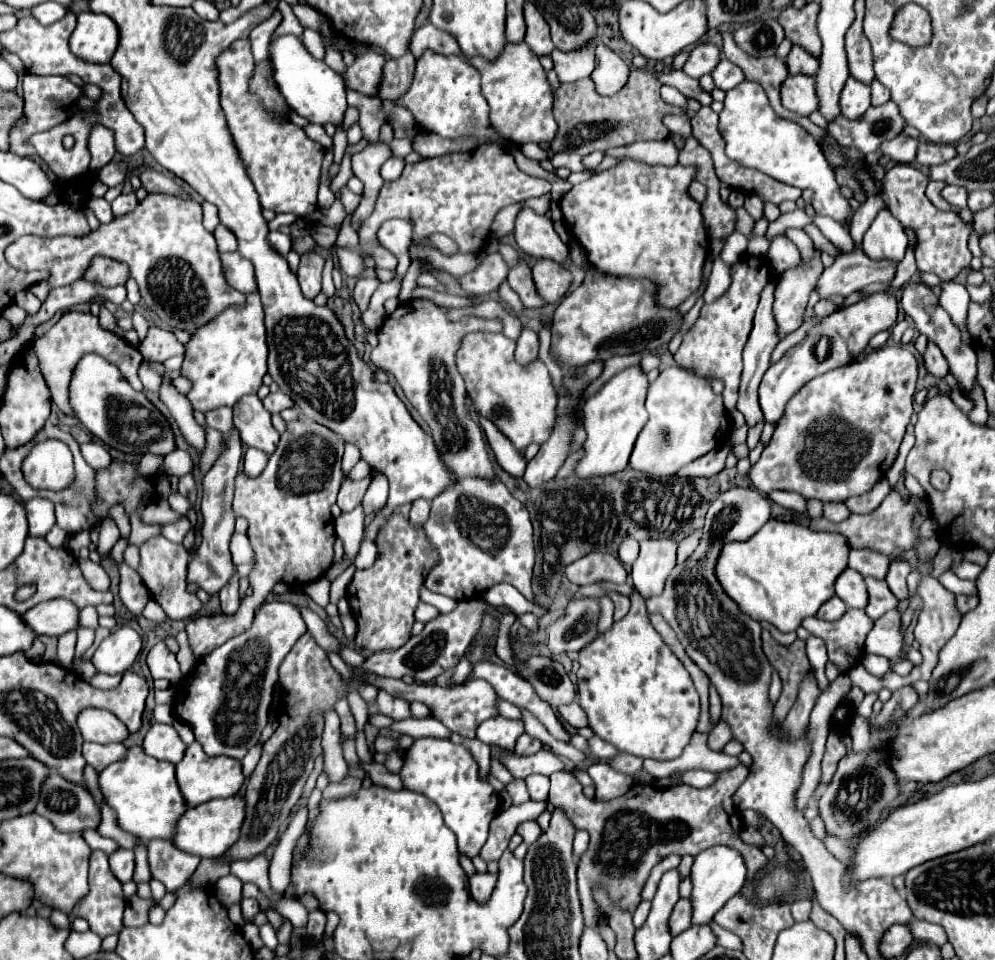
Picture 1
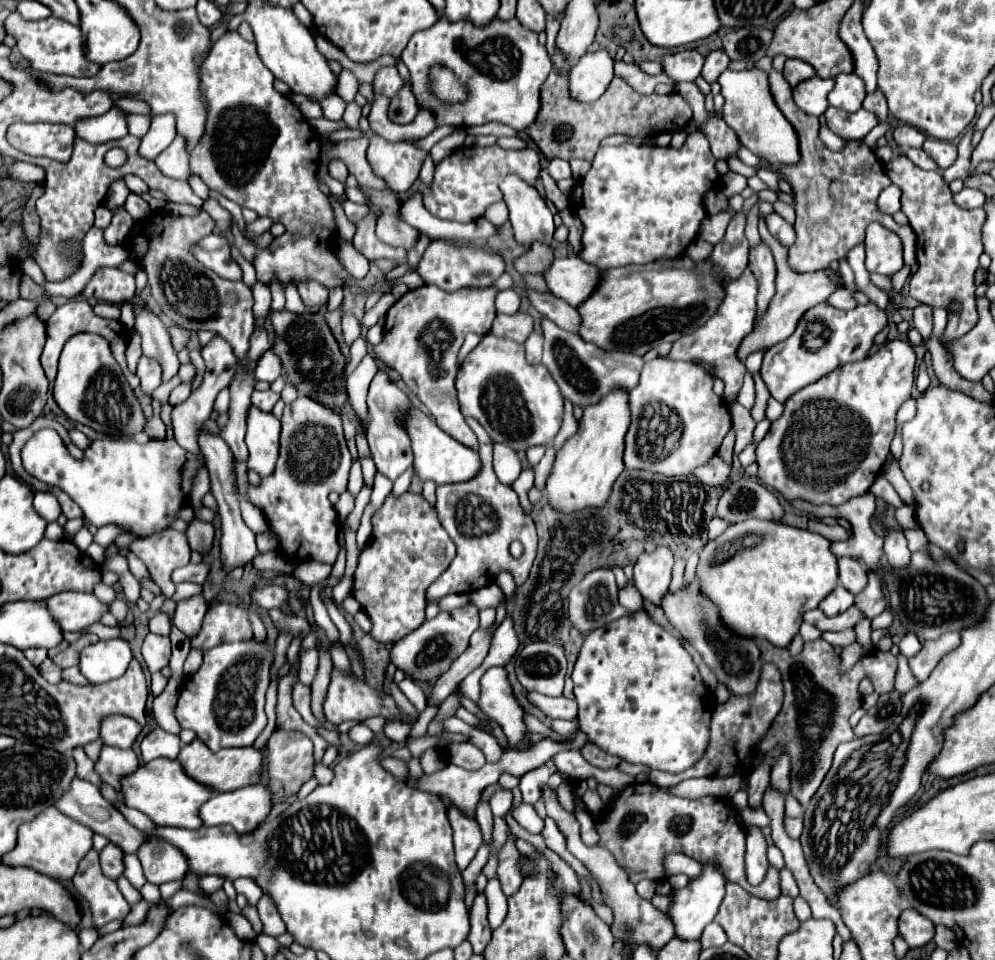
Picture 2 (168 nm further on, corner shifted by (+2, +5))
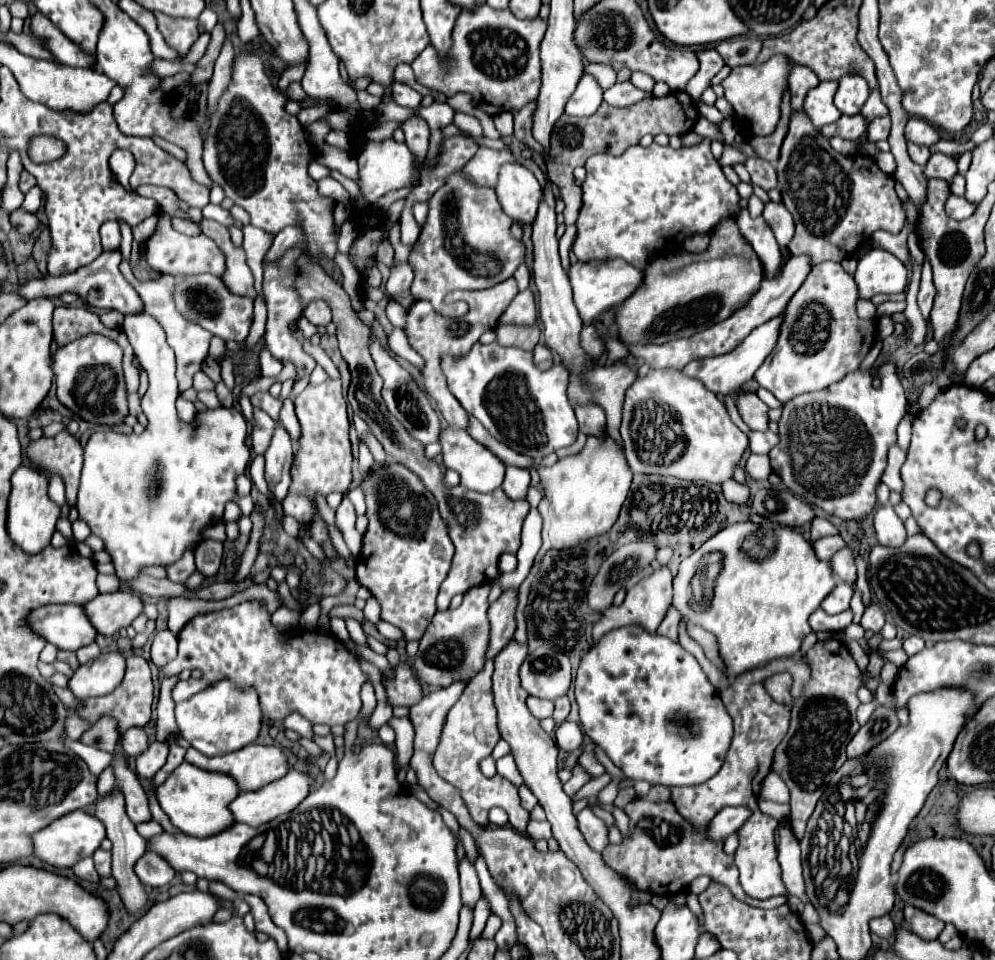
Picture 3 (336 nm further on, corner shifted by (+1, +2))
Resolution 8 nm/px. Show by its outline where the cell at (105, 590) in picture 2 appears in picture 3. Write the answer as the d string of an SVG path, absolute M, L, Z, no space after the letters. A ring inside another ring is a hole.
M112 574L112 576L98 576L96 584L98 584L98 590L100 590L102 594L104 594L104 592L116 592L116 590L120 588L120 580L118 580L116 574Z

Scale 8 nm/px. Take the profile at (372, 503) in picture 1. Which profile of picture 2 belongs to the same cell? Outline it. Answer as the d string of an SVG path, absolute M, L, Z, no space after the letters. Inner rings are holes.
M379 371L377 377L373 379L371 387L369 387L369 397L367 397L367 405L369 405L369 427L367 427L367 441L369 441L369 449L375 461L375 467L381 475L385 475L387 479L395 481L407 467L411 467L413 463L413 453L409 447L409 437L405 435L399 419L405 415L407 407L409 407L409 399L407 395L389 381L389 375Z

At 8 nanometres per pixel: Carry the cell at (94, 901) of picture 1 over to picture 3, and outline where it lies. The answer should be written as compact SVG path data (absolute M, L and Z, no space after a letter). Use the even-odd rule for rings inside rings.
M84 858L82 862L78 862L78 866L74 866L72 868L74 870L74 874L78 876L78 878L82 878L82 880L90 880L90 882L98 882L98 874L96 874L96 870L94 870L94 862L92 862L92 858Z

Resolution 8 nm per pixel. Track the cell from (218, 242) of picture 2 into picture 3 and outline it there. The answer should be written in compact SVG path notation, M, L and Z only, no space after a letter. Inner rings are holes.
M158 214L158 226L156 232L146 240L146 260L148 264L164 274L172 274L172 276L192 276L192 274L214 274L214 276L222 276L224 270L224 258L222 252L218 250L218 246L206 238L204 234L198 236L186 236L180 234L178 230L174 230L170 218L166 214Z

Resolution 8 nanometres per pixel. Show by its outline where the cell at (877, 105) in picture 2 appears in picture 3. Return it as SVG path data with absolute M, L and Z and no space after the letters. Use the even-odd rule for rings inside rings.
M888 116L876 118L876 120L870 124L870 130L868 130L870 142L886 140L886 138L888 138L888 132L890 132L890 118L888 118Z

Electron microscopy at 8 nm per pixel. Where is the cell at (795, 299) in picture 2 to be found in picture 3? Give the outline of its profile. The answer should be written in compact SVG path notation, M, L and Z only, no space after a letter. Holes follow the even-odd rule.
M782 314L766 324L762 324L758 330L752 330L752 334L742 342L742 346L738 346L736 350L732 350L730 354L724 354L724 356L712 356L712 358L706 358L706 360L694 360L690 362L682 372L684 376L688 378L696 378L700 380L710 392L714 394L730 394L734 392L736 388L740 388L744 382L748 382L754 372L758 370L758 366L764 362L766 354L770 354L770 350L774 350L774 342L776 342L776 336L778 336L778 326L782 324Z

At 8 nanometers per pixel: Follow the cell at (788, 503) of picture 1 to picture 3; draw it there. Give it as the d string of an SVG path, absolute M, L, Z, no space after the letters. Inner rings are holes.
M826 536L826 538L814 540L812 546L814 546L814 554L816 554L816 558L828 562L828 560L834 556L836 550L840 550L840 548L846 546L846 542L844 542L840 536Z

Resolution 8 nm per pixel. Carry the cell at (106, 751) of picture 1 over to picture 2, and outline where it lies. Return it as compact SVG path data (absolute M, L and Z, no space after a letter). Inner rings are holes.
M103 745L99 759L95 761L95 771L107 785L111 785L119 791L121 775L127 775L129 771L137 769L137 765L139 765L139 761L137 761L137 755L133 749L119 749L119 747Z

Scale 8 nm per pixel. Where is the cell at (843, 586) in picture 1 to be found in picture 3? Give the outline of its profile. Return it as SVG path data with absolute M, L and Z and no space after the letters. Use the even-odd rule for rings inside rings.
M848 546L838 550L830 558L830 568L832 568L832 574L834 574L836 580L842 580L846 584L854 584L856 582L856 564L854 564L852 550Z

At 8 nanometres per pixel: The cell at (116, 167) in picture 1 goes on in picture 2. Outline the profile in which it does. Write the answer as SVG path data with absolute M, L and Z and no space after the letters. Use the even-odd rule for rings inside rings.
M161 115L151 119L151 127L149 133L141 139L139 145L139 155L143 155L145 159L155 159L165 147L171 145L171 141L175 139L175 119L173 115Z

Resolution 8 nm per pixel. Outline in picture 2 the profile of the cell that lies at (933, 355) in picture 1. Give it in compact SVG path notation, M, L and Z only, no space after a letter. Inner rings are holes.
M917 305L913 309L913 327L921 333L923 343L927 343L933 335L933 315L929 305Z

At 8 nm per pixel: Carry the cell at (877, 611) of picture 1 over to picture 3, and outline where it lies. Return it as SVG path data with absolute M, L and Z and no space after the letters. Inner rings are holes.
M870 604L864 610L864 616L862 616L860 624L862 624L864 630L872 630L874 634L880 632L882 626L884 626L884 612L882 612L882 608L878 604Z

